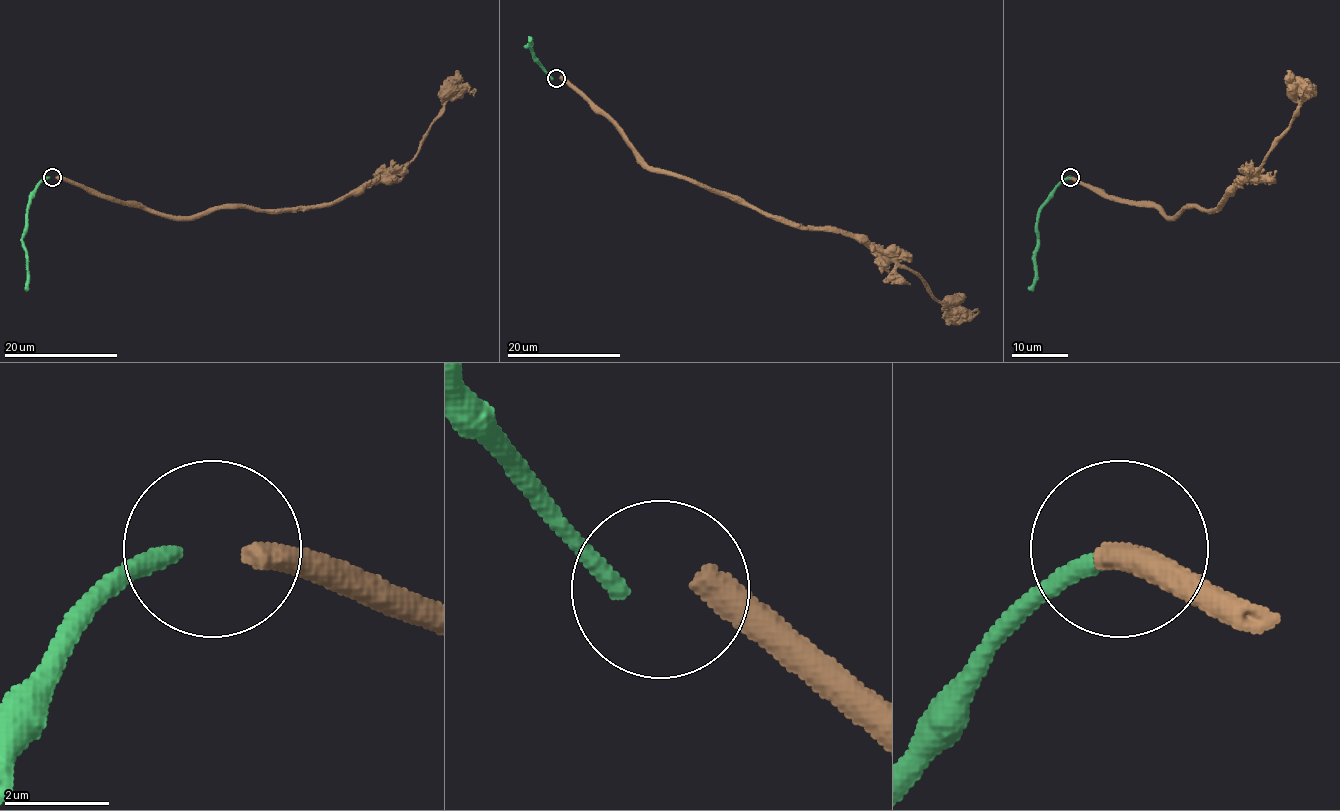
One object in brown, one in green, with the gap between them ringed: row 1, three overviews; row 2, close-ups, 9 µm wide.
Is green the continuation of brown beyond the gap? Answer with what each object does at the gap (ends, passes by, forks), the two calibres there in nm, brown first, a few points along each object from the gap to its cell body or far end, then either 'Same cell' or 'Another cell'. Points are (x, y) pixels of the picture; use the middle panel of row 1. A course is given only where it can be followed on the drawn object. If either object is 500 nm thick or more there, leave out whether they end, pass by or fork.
At the ring brown ends. At the ring green ends. Thickness 480 nm (brown) against 320 nm. Course of brown: (560, 78), (649, 166), (805, 227), (860, 237), (905, 265), (946, 308), (962, 296). Course of green: (552, 78), (526, 46), (530, 44), (531, 37). Another cell

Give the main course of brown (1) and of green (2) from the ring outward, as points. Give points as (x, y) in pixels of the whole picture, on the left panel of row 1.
1: (56, 177), (171, 217), (230, 207), (325, 207), (356, 195), (413, 159), (458, 71)
2: (49, 177), (36, 188), (28, 208), (22, 248), (26, 258), (28, 290)

